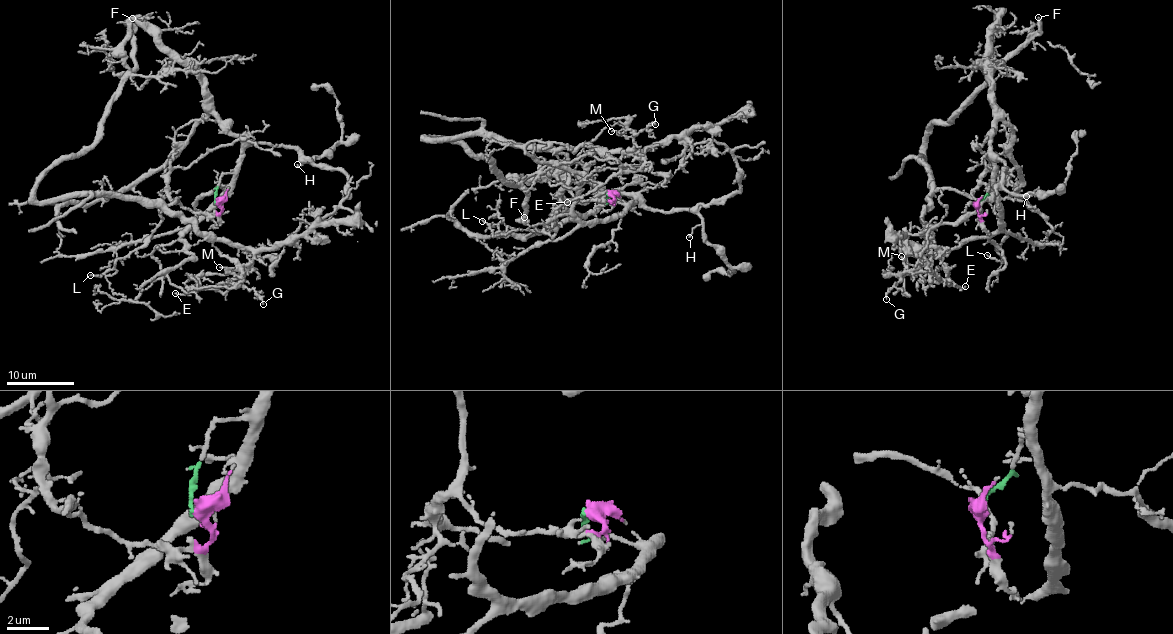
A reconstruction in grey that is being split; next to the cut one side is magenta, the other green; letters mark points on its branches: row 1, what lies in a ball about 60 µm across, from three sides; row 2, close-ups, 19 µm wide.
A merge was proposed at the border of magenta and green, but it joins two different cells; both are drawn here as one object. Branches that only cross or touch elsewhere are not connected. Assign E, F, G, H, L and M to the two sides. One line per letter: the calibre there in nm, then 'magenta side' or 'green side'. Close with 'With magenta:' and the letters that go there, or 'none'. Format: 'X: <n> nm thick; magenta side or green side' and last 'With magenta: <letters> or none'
E: 120 nm thick; magenta side
F: 280 nm thick; magenta side
G: 130 nm thick; magenta side
H: 130 nm thick; green side
L: 140 nm thick; magenta side
M: 100 nm thick; magenta side
With magenta: E, F, G, L, M

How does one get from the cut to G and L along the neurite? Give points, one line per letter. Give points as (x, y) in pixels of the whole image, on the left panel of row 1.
G: (216, 202), (218, 213), (193, 213), (176, 199), (167, 206), (231, 259), (263, 303)
L: (216, 202), (218, 213), (193, 213), (167, 188), (159, 203), (162, 219), (151, 235), (112, 268), (90, 274)

